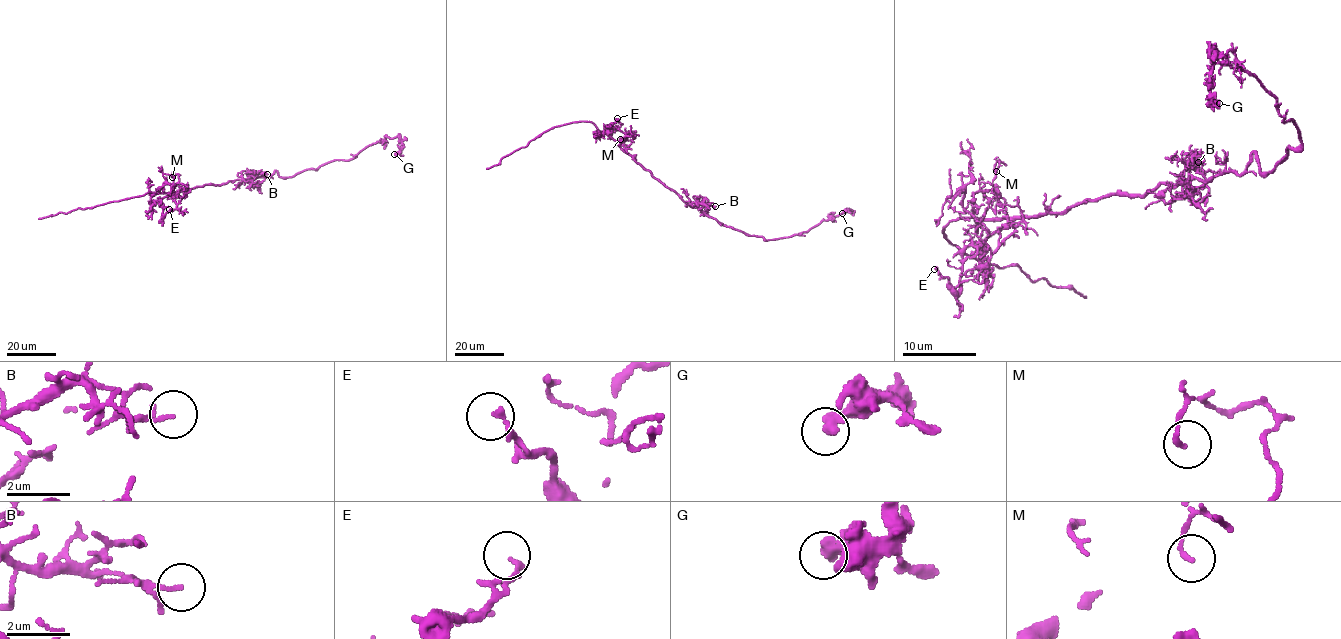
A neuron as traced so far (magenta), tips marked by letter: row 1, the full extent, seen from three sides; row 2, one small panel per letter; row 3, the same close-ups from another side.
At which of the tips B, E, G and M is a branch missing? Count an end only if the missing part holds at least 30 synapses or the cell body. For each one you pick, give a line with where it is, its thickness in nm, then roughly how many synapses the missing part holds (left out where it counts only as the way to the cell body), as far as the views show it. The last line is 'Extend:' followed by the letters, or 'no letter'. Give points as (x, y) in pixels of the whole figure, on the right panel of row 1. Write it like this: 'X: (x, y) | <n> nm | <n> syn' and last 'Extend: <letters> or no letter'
Extend: no letter

